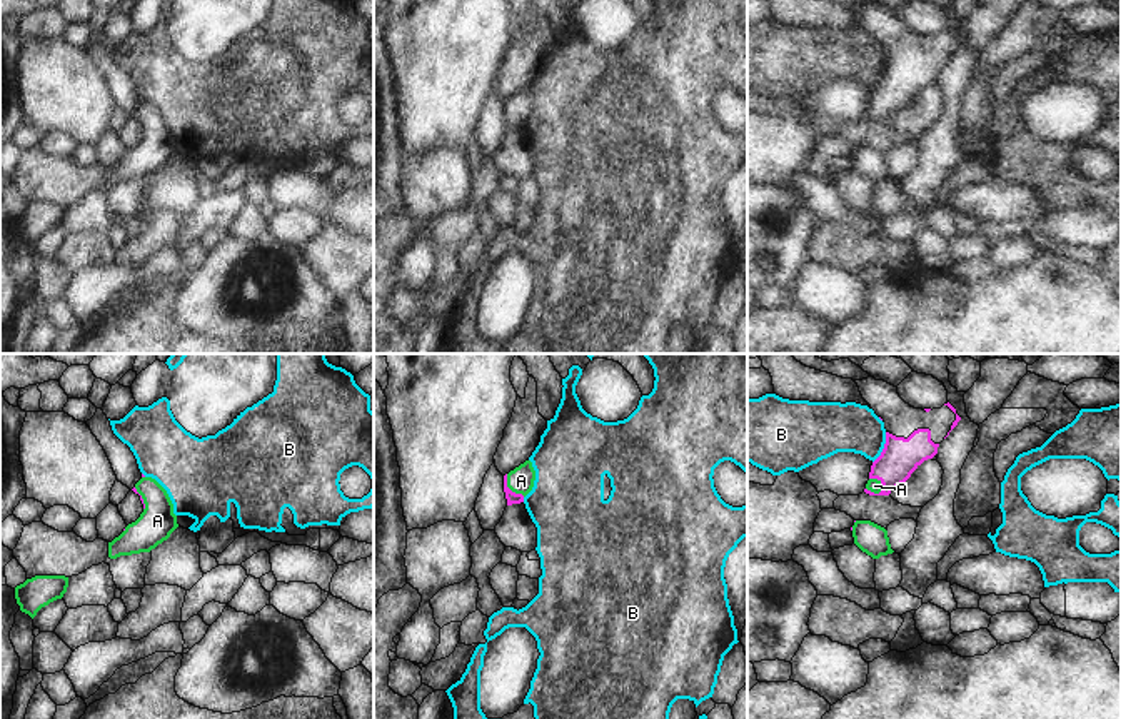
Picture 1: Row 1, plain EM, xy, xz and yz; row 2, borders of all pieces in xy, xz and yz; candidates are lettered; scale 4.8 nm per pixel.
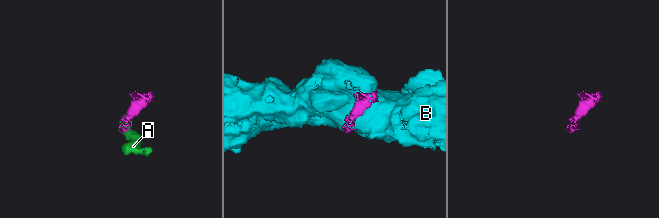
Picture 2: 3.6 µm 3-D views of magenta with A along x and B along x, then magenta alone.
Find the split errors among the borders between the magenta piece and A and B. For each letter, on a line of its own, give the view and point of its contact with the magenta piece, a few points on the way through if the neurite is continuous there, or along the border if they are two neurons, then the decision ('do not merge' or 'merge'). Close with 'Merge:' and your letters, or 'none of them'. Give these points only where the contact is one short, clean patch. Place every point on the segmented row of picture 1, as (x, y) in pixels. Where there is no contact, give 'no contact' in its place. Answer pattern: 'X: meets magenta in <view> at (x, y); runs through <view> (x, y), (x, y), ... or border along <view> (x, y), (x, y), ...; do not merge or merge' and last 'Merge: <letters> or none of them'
A: meets magenta in yz at (881, 482); runs through yz (899, 457), (881, 482), (874, 486); merge
B: meets magenta in yz at (884, 447); do not merge
Merge: A

